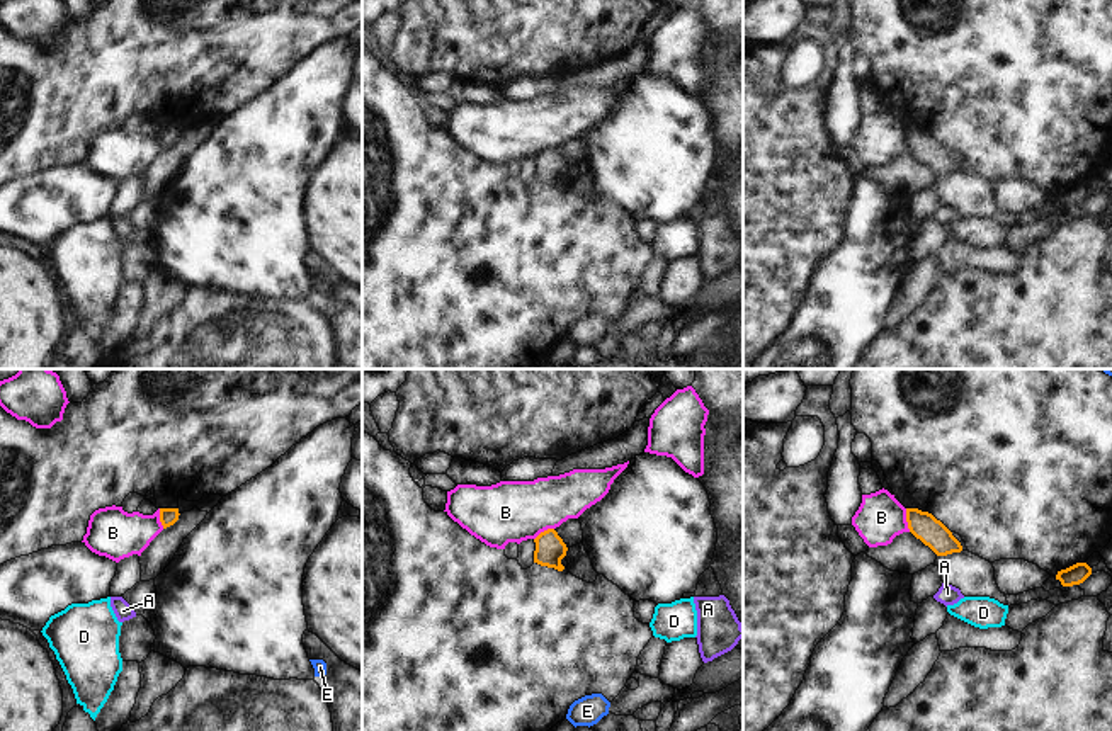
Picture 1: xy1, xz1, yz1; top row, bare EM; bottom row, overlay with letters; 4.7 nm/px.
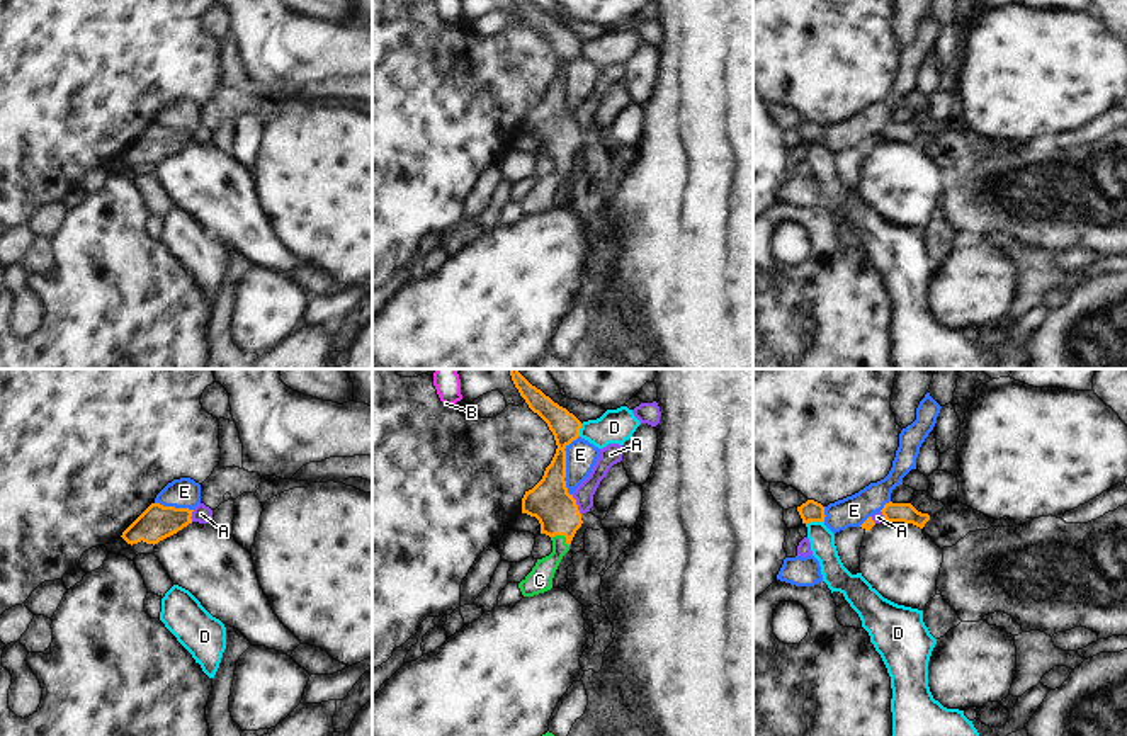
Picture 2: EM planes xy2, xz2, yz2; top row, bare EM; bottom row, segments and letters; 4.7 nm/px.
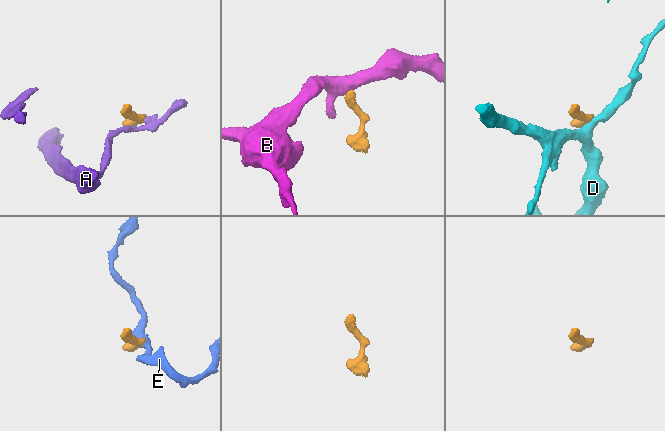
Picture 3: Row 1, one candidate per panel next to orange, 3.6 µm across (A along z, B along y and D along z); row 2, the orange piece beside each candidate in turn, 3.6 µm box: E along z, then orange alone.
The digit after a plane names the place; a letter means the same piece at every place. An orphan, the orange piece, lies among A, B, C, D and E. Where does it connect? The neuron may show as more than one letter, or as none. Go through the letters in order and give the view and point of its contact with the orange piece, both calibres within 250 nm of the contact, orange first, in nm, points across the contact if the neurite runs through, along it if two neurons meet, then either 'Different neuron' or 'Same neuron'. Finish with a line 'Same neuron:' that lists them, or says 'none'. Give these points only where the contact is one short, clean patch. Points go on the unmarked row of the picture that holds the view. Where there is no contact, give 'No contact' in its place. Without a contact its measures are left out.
A: Touches orange at xz2 (577, 124). Thickness 200 nm (orange) against 90 nm. Boundary: xz2 (571, 114), (582, 133). Different neuron
B: Touches orange at yz1 (907, 140). Thickness 140 nm (orange) against 220 nm. Boundary: yz1 (905, 128), (910, 150). Different neuron
C: Touches orange at xz2 (563, 153). Thickness 200 nm (orange) against 120 nm. Path across: xz2 (549, 121), (560, 136), (563, 153), (556, 175), (539, 199). Same neuron
D: Touches orange at yz2 (815, 140). Thickness 100 nm (orange) against 120 nm. Boundary: yz2 (823, 140), (809, 140), (806, 143). Different neuron
E: Touches orange at xz2 (565, 85). Thickness 200 nm (orange) against 140 nm. Boundary: xz2 (578, 55), (565, 68), (565, 106), (570, 114). Different neuron
Same neuron: C

